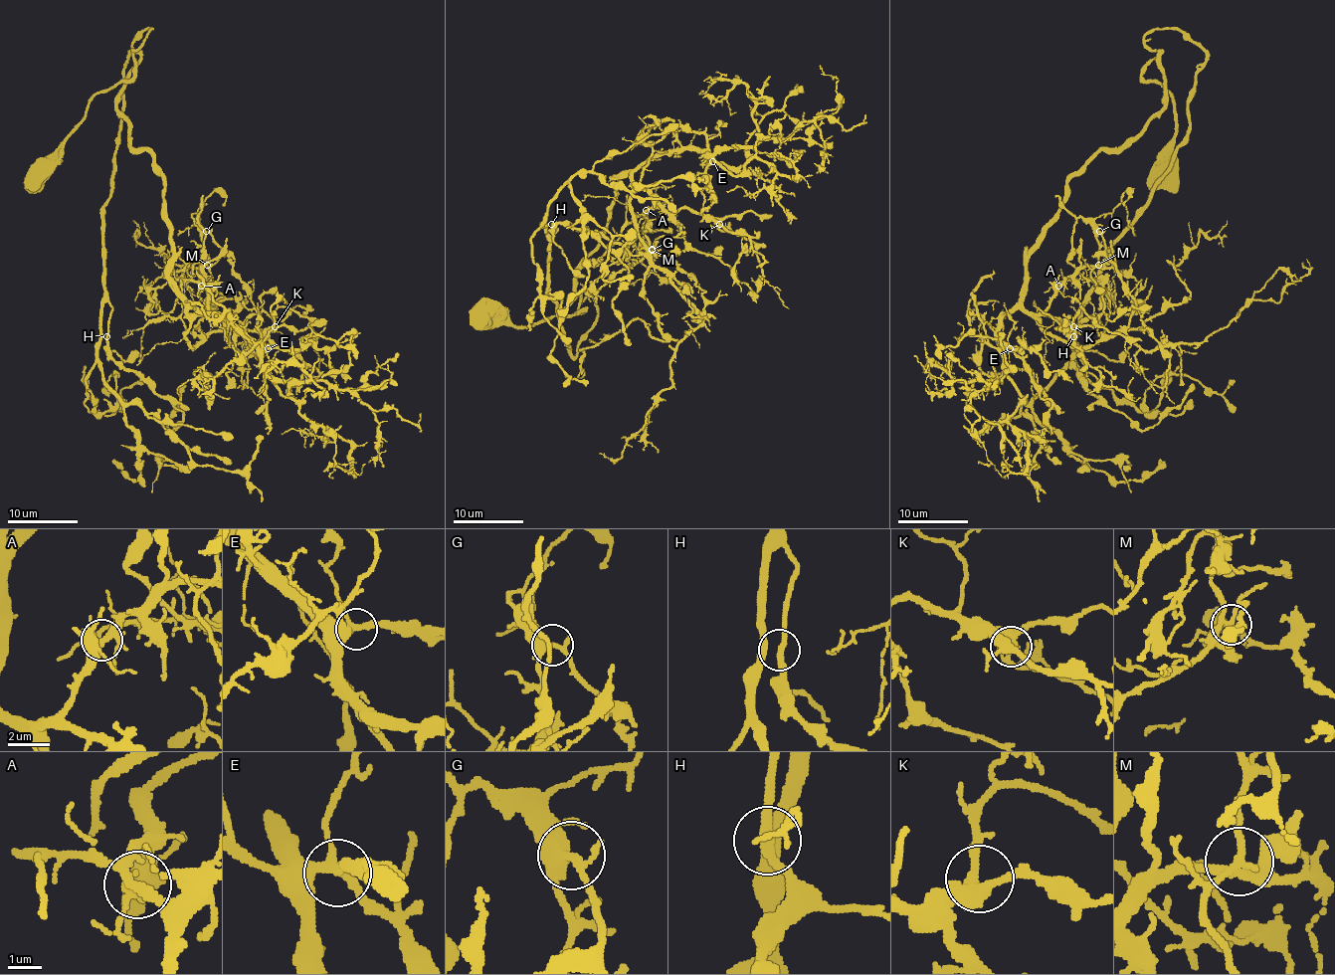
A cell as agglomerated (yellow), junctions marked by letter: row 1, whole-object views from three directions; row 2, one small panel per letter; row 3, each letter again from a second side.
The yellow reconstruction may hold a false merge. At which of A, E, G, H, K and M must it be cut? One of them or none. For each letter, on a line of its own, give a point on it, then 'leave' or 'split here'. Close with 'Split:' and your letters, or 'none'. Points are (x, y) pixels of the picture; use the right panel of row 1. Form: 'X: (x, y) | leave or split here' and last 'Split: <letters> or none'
A: (1058, 286) | leave
E: (1010, 348) | leave
G: (1099, 231) | leave
H: (1073, 336) | leave
K: (1073, 326) | leave
M: (1098, 265) | split here
Split: M

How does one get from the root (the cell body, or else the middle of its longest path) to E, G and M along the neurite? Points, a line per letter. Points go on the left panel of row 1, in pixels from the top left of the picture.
E: (43, 175), (87, 103), (132, 76), (136, 53), (116, 112), (164, 182), (169, 281), (268, 348)
G: (43, 175), (136, 53), (116, 112), (164, 182), (169, 286), (190, 313), (206, 310), (206, 231)
M: (43, 175), (136, 53), (116, 112), (164, 182), (169, 286), (190, 313), (206, 310), (206, 265)

